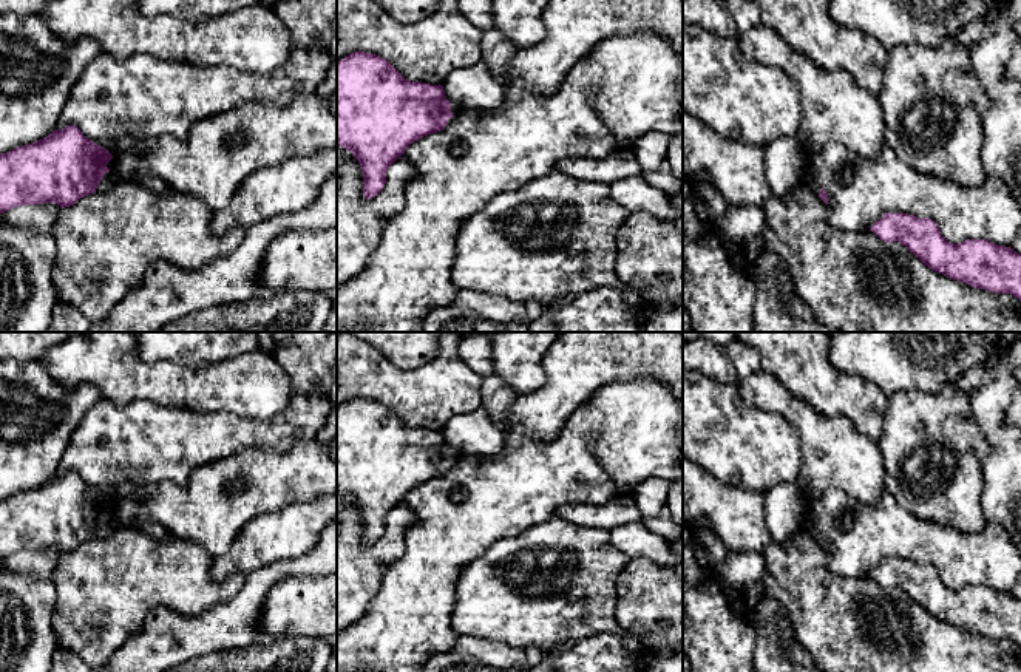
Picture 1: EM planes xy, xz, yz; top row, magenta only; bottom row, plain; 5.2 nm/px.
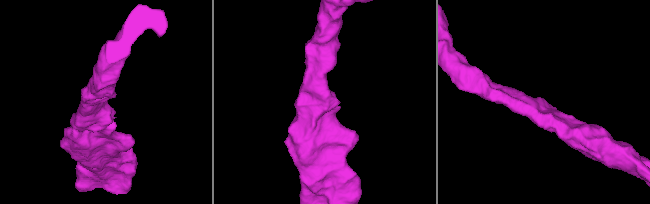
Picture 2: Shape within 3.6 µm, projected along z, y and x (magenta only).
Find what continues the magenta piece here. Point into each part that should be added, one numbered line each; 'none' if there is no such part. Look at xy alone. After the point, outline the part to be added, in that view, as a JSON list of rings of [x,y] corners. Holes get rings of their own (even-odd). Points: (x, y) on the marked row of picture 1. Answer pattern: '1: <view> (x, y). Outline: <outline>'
1: xy (108, 181). Outline: [[[111,159],[107,167],[110,168],[108,173],[103,175],[103,178],[100,179],[100,184],[96,188],[96,193],[107,193],[110,192],[116,182],[119,181],[116,171],[114,171],[114,159]]]

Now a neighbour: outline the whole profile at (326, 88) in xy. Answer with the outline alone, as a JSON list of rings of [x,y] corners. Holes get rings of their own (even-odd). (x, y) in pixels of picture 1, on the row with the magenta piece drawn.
[[[332,60],[323,82],[318,85],[315,93],[320,97],[329,99],[335,91],[337,91],[337,60]]]

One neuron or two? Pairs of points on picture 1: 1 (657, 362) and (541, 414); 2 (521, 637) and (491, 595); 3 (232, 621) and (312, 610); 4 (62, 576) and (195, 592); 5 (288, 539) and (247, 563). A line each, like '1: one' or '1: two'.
1: one
2: one
3: two
4: one
5: one

